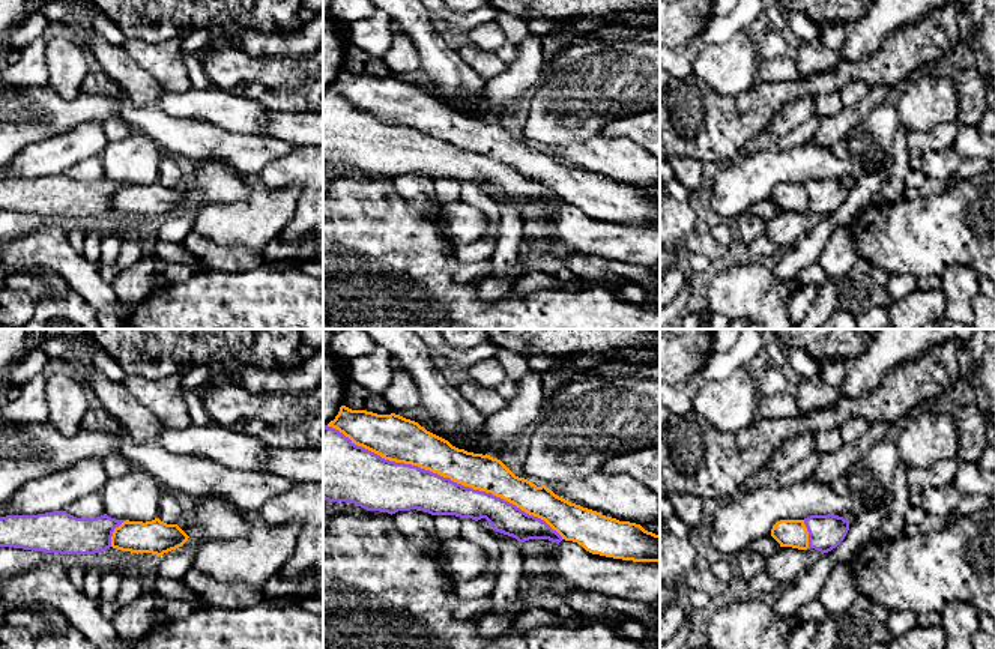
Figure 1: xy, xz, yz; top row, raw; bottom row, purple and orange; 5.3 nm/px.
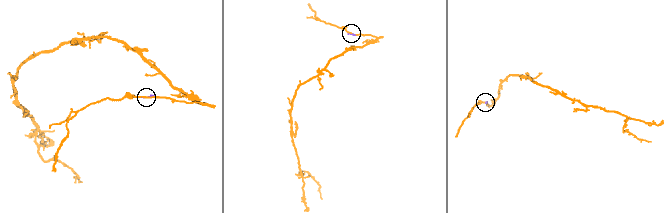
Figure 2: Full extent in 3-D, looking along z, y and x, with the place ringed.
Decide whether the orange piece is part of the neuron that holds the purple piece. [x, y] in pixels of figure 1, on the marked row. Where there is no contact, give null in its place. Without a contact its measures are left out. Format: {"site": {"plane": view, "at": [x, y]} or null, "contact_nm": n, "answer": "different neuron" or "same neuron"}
{"site": {"plane": "xz", "at": [445, 478]}, "contact_nm": 1400, "answer": "different neuron"}

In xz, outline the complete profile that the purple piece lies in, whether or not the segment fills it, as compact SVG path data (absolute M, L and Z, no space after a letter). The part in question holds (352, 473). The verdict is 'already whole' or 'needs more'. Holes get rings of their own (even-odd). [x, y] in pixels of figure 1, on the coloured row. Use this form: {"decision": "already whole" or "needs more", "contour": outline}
{"decision": "already whole", "contour": "M328 425L323 427L323 499L391 515L421 509L431 515L485 518L494 532L520 544L529 539L562 541L544 520L491 493L464 487L418 466L385 460Z"}

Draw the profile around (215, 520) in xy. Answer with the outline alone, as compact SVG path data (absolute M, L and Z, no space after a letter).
M197 499L197 521L192 529L182 547L159 556L156 575L182 580L204 544L250 533L248 514L219 499Z

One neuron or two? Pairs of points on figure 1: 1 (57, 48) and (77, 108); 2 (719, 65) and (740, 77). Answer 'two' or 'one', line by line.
1: two
2: one

